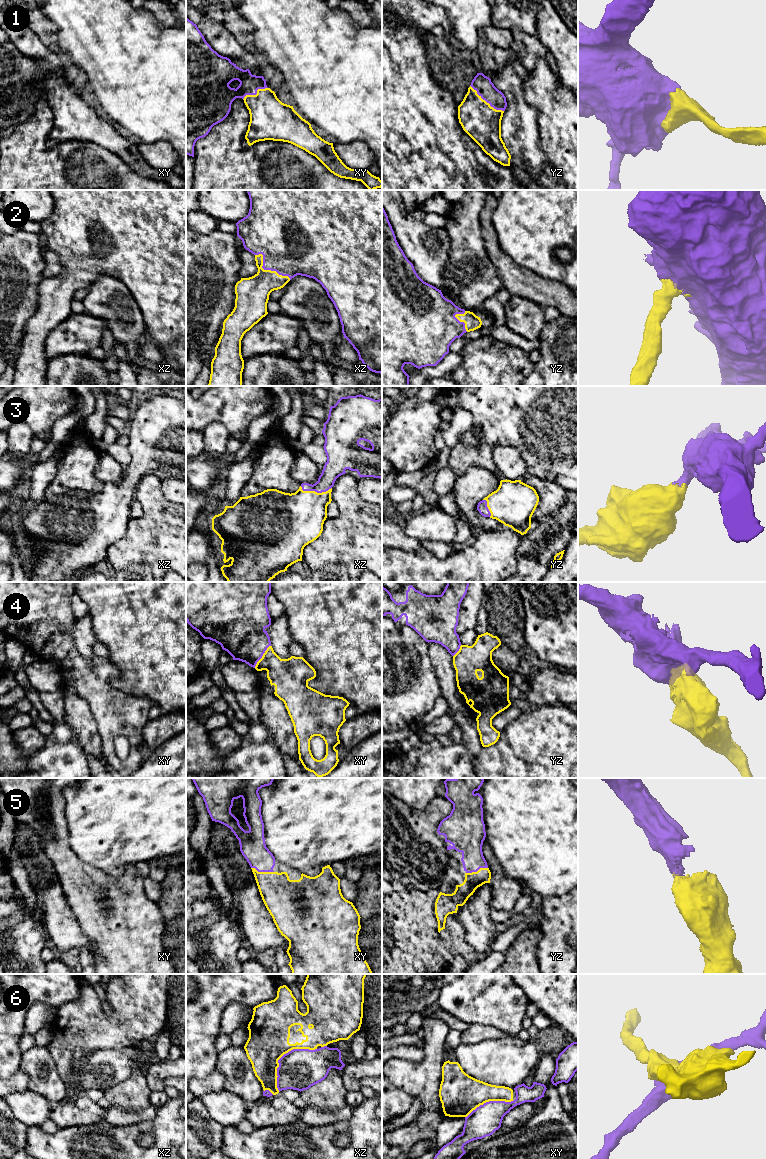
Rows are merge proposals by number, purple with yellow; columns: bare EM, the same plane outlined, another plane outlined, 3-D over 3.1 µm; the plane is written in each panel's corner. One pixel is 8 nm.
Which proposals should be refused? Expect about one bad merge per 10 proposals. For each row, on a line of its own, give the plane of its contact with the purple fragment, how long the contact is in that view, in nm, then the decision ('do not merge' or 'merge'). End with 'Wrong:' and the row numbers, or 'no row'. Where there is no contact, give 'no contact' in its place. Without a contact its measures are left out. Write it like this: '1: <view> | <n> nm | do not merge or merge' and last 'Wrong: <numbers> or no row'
1: yz | 340 nm | merge
2: xz | 360 nm | merge
3: xz | 260 nm | merge
4: xy | 220 nm | do not merge
5: xy | 190 nm | merge
6: xz | 460 nm | do not merge
Wrong: 4, 6

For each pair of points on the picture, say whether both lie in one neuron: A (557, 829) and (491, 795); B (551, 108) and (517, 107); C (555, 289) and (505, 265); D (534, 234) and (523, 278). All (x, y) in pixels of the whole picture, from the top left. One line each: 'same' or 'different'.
A: same
B: different
C: same
D: different

